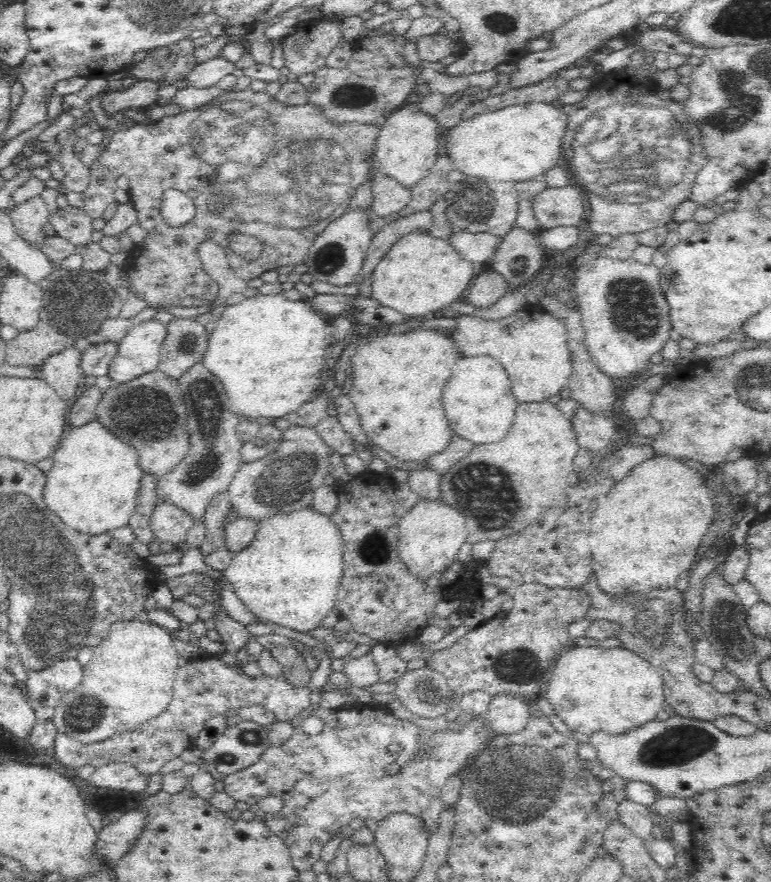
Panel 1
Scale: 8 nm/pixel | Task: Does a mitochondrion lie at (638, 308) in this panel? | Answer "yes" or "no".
yes

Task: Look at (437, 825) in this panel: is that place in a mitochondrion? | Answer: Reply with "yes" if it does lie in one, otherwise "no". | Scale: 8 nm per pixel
no

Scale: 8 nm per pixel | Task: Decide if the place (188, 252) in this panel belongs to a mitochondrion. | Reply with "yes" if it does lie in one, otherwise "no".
no

